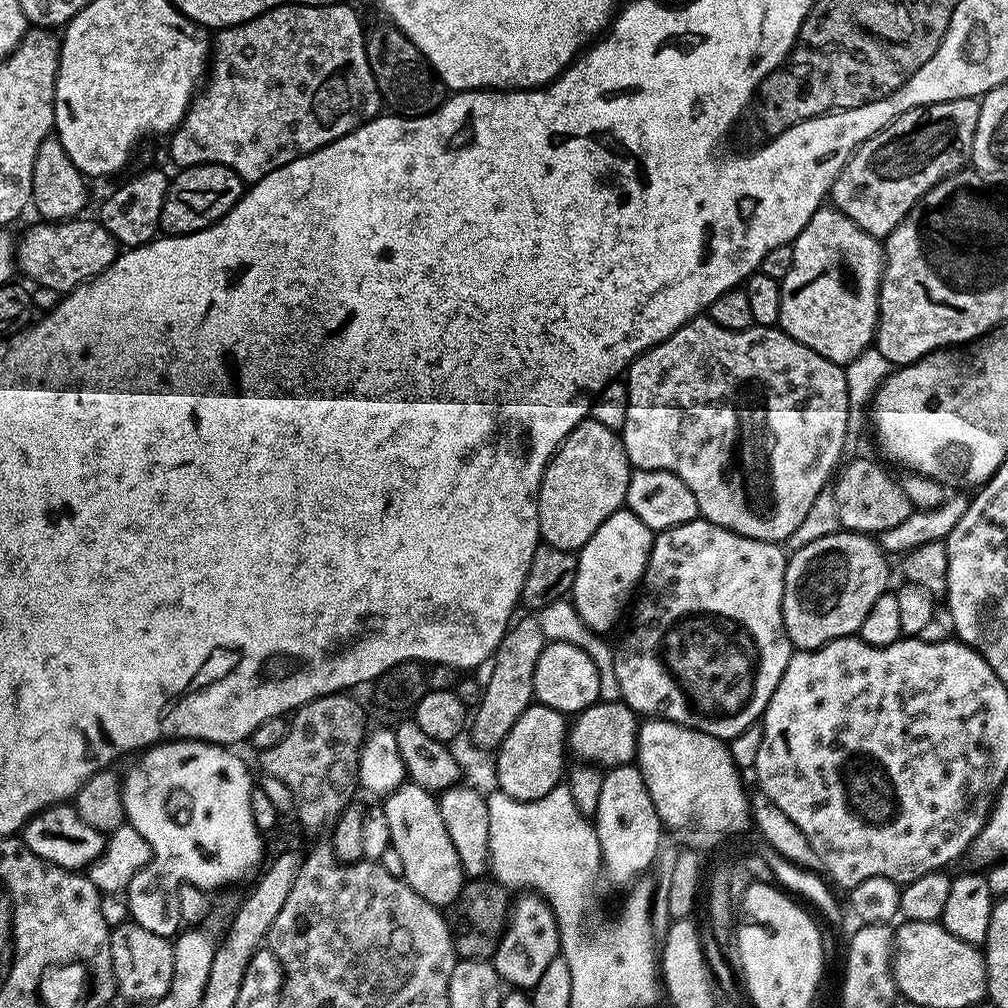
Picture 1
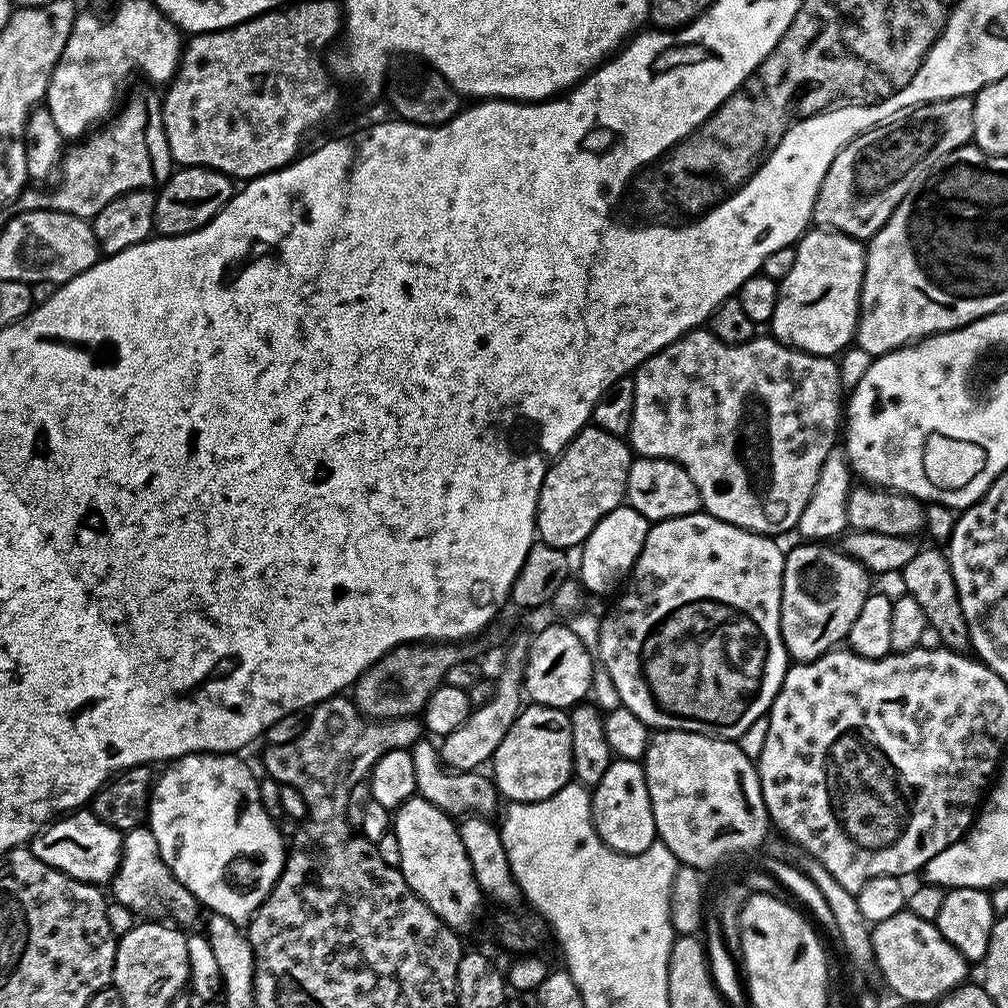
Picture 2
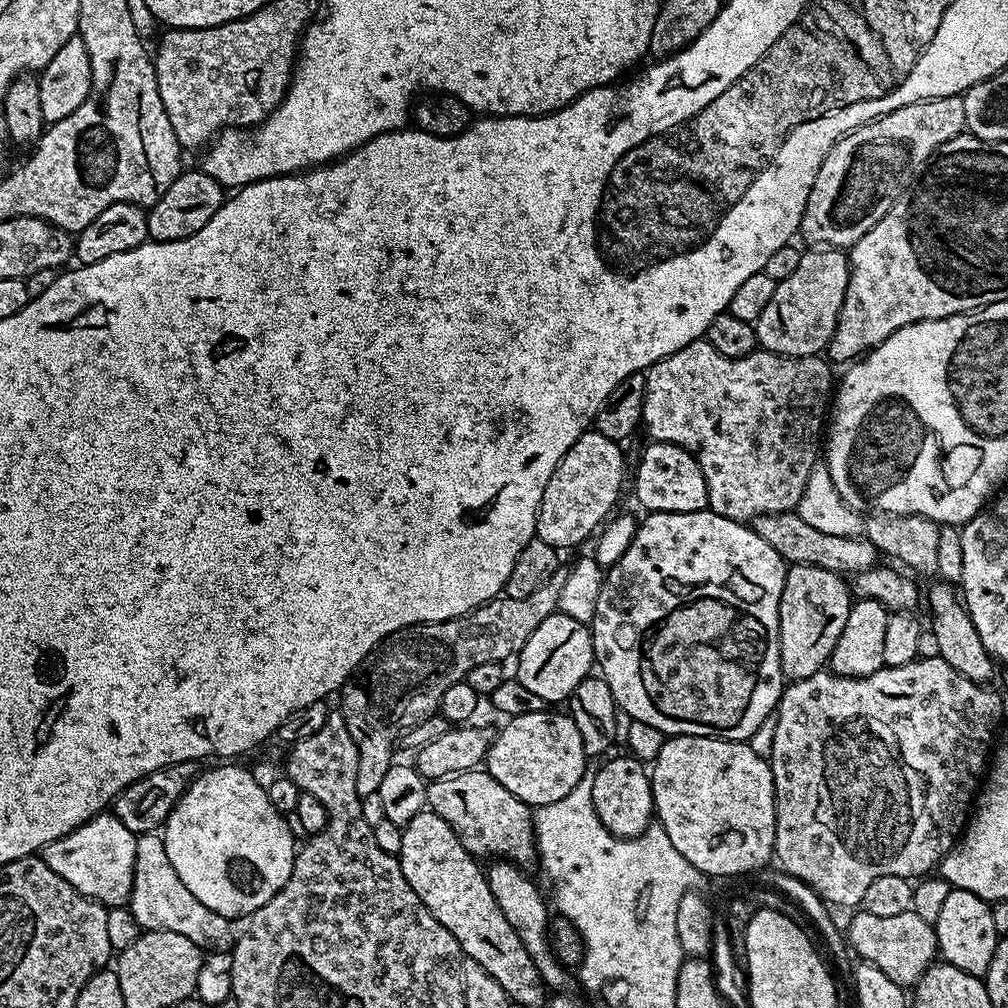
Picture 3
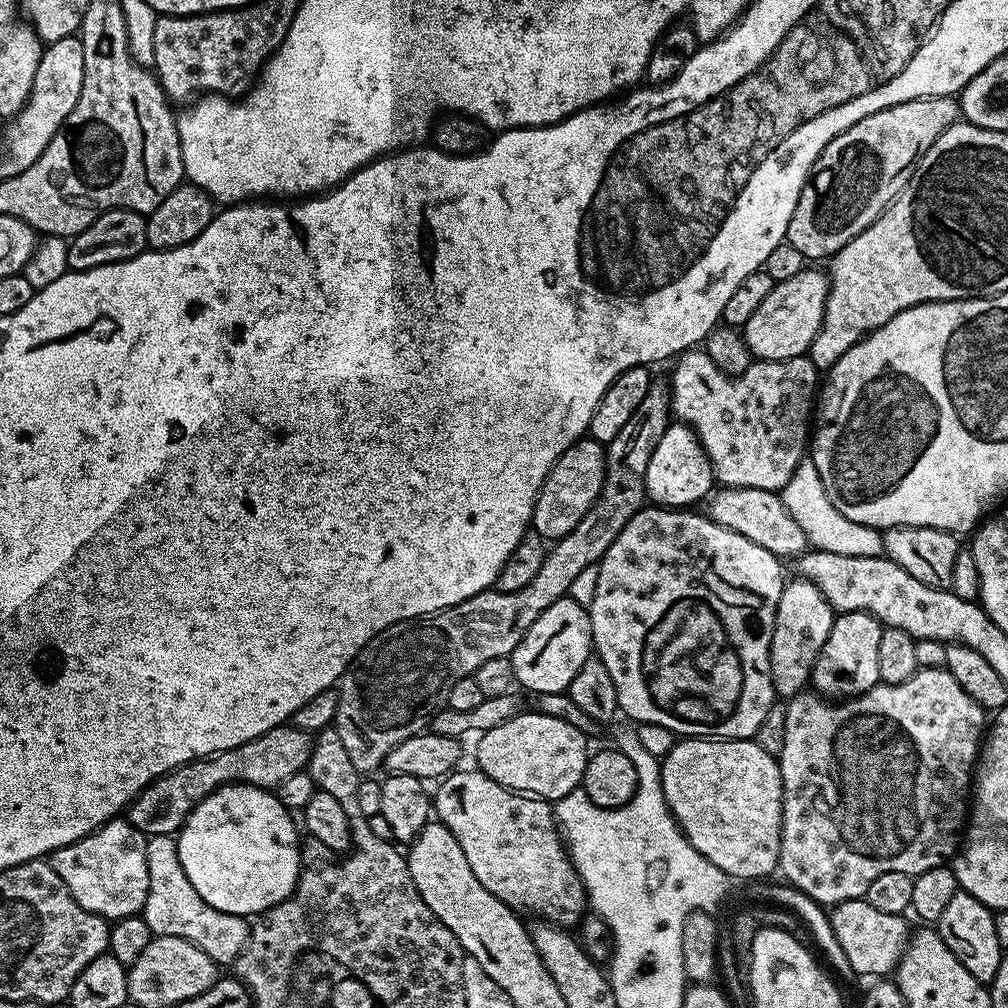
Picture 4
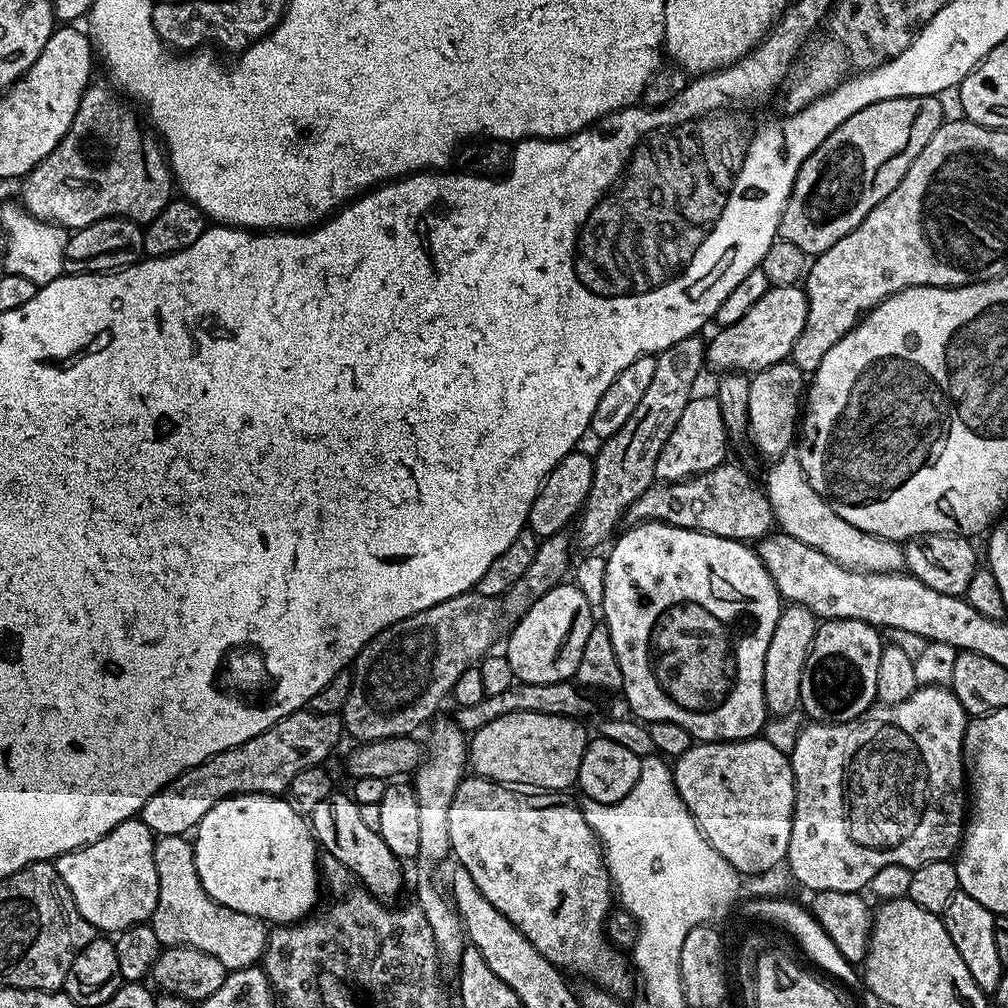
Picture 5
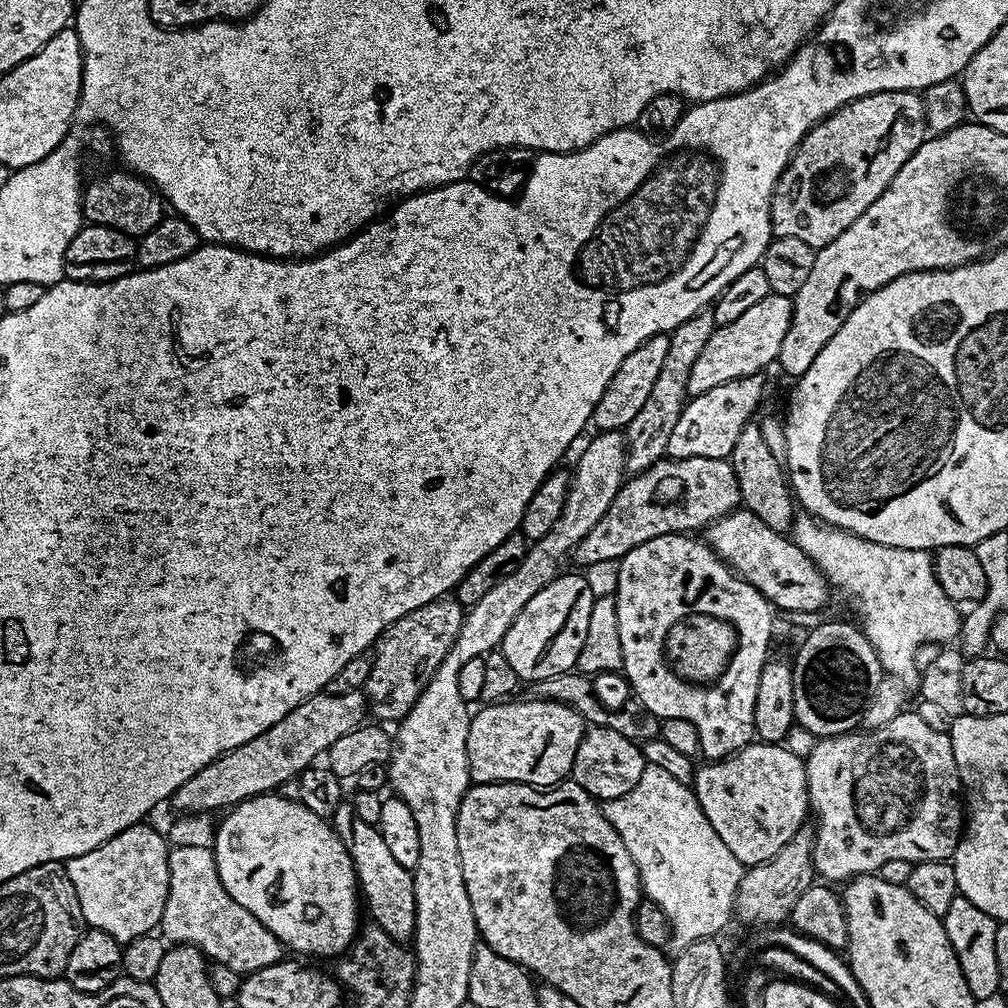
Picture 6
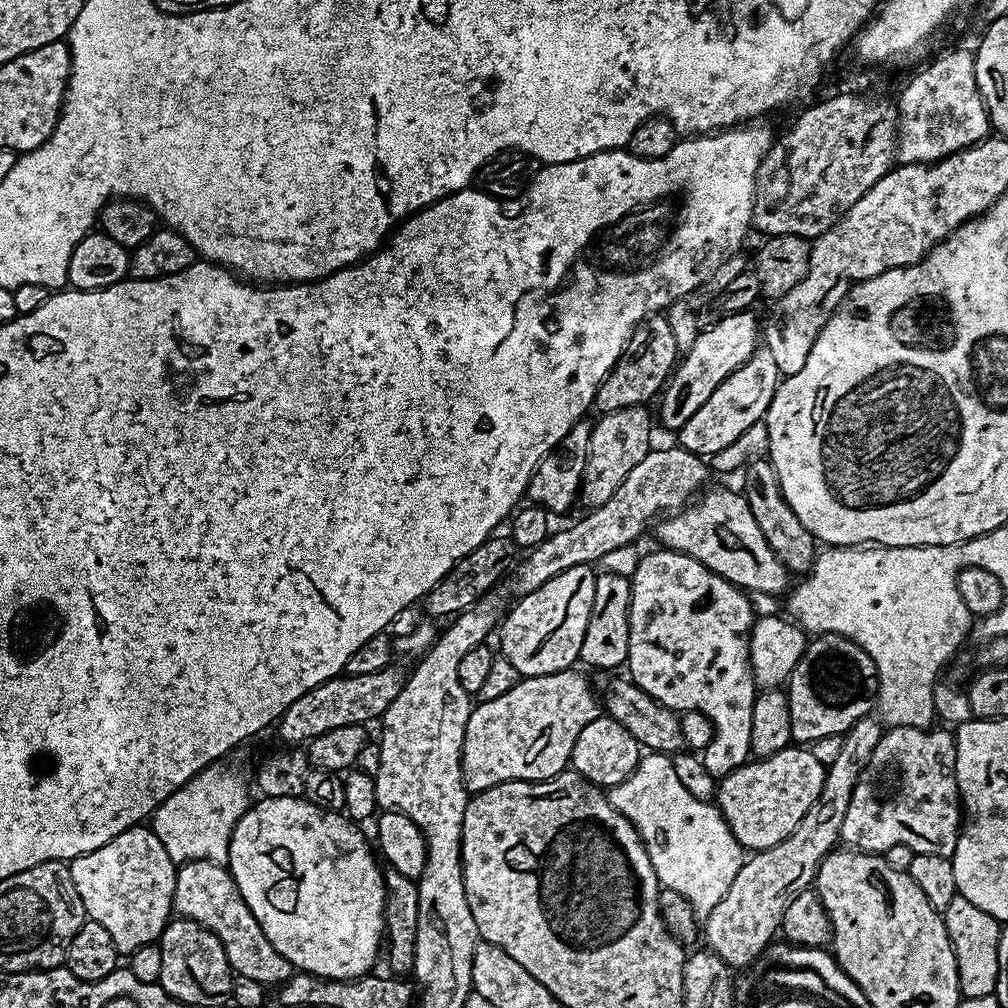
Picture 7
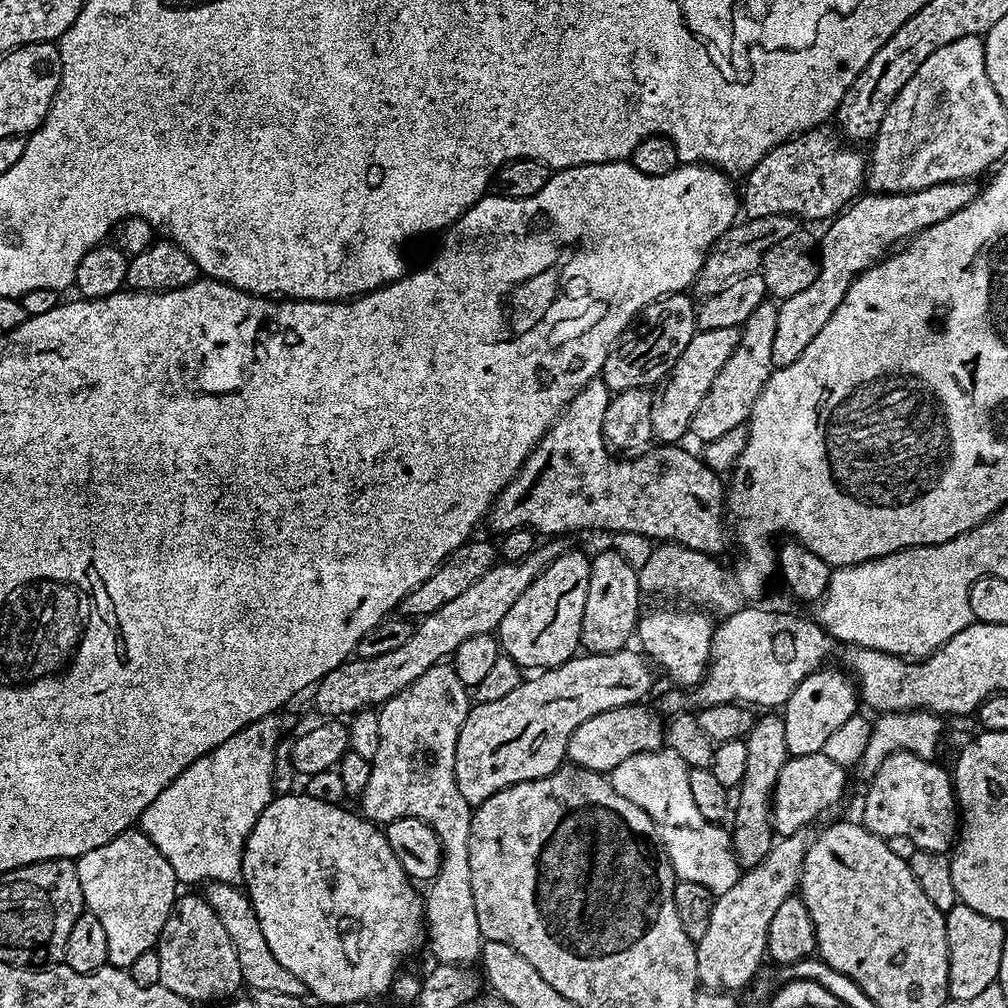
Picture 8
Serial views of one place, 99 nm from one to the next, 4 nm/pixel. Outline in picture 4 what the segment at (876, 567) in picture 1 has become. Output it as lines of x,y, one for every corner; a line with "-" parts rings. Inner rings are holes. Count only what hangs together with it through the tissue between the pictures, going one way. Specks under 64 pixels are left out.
799,578
789,579
785,583
778,598
776,621
770,642
770,674
777,697
798,696
809,687
812,667
816,665
826,638
830,638
833,619
832,607
828,605
822,590
818,590
816,584

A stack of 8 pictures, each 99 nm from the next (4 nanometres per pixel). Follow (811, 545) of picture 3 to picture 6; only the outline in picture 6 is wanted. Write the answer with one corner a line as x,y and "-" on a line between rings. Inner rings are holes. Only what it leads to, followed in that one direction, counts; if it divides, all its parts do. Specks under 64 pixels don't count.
665,458
650,466
645,472
629,475
621,484
614,502
610,502
610,510
602,514
600,521
590,529
590,534
578,542
570,556
577,560
580,566
587,566
607,560
620,561
634,546
642,546
642,542
650,542
650,538
659,536
674,536
677,534
692,534
700,528
707,529
715,520
720,520
729,512
741,507
738,478
734,478
731,459
718,458
682,458
673,460

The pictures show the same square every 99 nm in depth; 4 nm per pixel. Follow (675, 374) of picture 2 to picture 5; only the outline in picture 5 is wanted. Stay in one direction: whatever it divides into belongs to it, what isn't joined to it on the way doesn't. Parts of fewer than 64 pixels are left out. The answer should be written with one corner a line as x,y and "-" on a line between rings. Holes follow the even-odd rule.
791,359
755,373
751,377
748,403
748,436
764,456
775,458
789,451
798,436
802,405
806,400
806,374

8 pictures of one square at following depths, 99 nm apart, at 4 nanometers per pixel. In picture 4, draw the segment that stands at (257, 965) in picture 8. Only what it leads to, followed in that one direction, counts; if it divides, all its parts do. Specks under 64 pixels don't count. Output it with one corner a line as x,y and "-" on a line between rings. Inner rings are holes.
149,836
144,853
150,886
142,915
146,926
150,926
152,935
186,938
186,942
194,942
194,946
210,954
218,966
235,962
248,941
249,921
243,916
214,910
214,906
207,904
202,894
190,886
190,878
186,878
186,870
182,870
178,846
172,836

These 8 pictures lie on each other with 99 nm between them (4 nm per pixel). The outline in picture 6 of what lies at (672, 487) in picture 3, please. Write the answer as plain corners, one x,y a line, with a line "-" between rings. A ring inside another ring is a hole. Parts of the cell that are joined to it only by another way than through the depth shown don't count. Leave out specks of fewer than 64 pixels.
760,374
743,376
737,380
722,382
722,386
714,386
714,390
706,390
706,394
691,397
680,411
678,426
674,426
674,430
670,433
667,455
673,460
729,459
734,450
734,442
738,442
738,434
757,415
756,407
764,396
764,378

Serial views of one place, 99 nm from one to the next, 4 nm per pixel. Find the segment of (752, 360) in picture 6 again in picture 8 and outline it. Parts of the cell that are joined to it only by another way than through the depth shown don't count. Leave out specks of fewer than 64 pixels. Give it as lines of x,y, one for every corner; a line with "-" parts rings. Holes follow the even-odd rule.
739,328
697,331
696,335
690,338
686,350
682,350
678,362
674,362
654,396
652,435
657,441
660,440
661,445
679,445
683,441
680,439
691,433
692,419
694,414
698,414
698,406
702,406
702,398
706,398
714,378
718,378
718,370
726,366
726,358
734,354
734,346
738,346
739,338

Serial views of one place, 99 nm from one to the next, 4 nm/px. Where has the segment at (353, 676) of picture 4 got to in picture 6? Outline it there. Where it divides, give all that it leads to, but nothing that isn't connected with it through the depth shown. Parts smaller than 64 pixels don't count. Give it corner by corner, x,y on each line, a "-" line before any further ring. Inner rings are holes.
703,315
691,316
686,322
682,322
668,336
670,350
666,354
666,362
662,362
662,371
658,373
658,379
654,382
654,390
650,390
642,410
638,410
634,422
630,422
626,429
626,454
625,469
629,473
645,472
650,466
665,459
670,433
674,426
678,426
680,411
684,409
688,395
688,382
690,370
694,368
694,358
706,346
710,334
718,327
715,320
705,318
-
455,598
431,600
426,606
418,606
418,610
410,610
410,614
398,618
379,636
370,652
370,678
362,689
368,712
376,715
373,717
377,721
399,722
412,709
430,678
434,678
438,666
442,666
450,646
454,646
464,613
465,609

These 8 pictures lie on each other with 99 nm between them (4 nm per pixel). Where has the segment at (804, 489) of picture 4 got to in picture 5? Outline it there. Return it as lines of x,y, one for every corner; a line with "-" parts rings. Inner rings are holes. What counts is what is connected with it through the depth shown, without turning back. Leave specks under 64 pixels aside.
799,451
783,452
775,457
773,464
776,465
768,472
766,491
775,527
783,535
798,538
798,542
806,542
806,546
814,546
814,550
822,550
826,558
834,558
834,562
843,568
861,572
899,572
905,567
904,549
897,541
883,540
880,536
858,530
858,526
850,526
850,522
838,518
831,503
817,494
814,486
810,486
806,470
802,470

